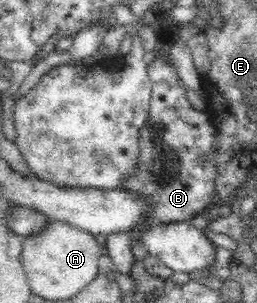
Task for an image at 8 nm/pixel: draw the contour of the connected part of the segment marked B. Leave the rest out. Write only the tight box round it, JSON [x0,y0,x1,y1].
[104,54,216,275]

